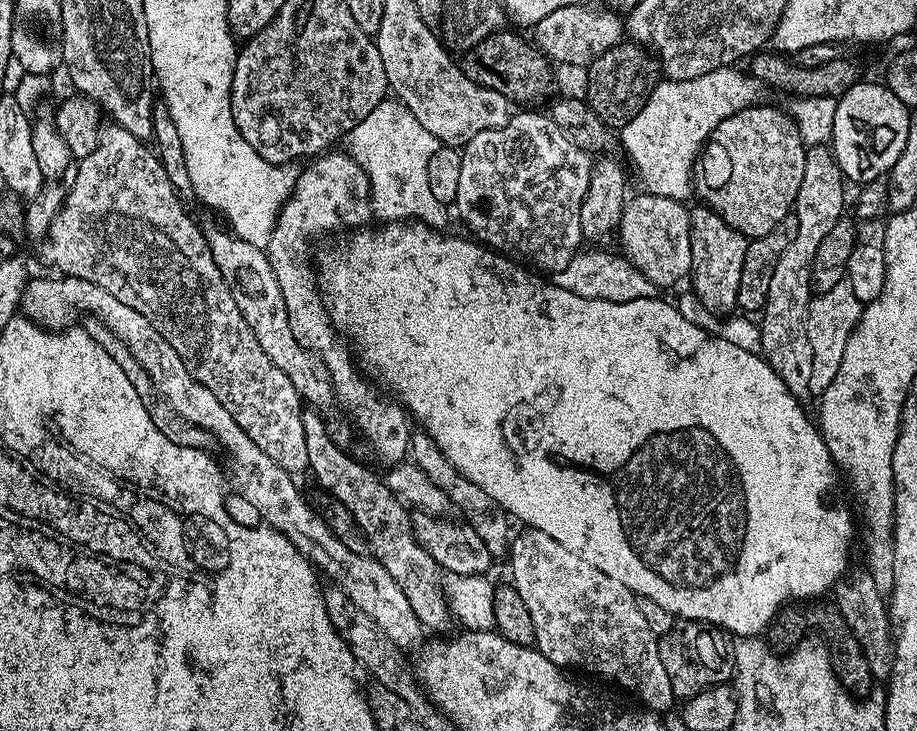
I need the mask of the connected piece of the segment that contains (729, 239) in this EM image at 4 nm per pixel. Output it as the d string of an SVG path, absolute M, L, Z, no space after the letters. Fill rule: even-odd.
M707 206L692 208L690 212L690 273L691 291L695 292L702 306L719 318L729 315L736 308L738 282L742 282L742 258L746 258L748 240L738 230L730 227L725 220Z

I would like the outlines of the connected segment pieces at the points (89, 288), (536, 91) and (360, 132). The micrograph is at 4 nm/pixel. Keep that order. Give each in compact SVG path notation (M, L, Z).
M56 278L60 280L34 280L29 279L22 293L22 312L27 319L33 320L41 328L47 328L50 332L68 332L75 329L76 316L95 318L103 325L111 325L111 320L116 320L120 312L125 311L122 302L114 298L102 286L85 280L73 280L71 278Z
M512 30L507 36L495 36L493 41L484 41L477 53L470 54L469 61L465 63L468 68L466 78L476 80L483 87L504 95L513 105L536 106L544 95L543 100L552 92L550 90L554 68L540 49L533 48L528 51L528 47L523 48L524 43L525 41Z
M406 111L402 122L391 127L380 127L378 120L364 120L360 128L348 130L347 155L368 175L371 195L380 209L404 213L423 213L434 204L430 184L424 184L424 159L436 152L438 141L418 122L410 111Z

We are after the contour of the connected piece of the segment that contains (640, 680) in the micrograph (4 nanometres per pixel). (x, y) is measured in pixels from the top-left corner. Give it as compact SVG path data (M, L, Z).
M525 527L511 537L510 561L512 560L511 583L515 584L518 594L522 594L522 602L526 602L526 610L530 610L530 619L534 622L536 635L535 647L550 662L565 670L581 668L584 672L593 672L612 684L621 684L629 688L637 696L643 707L657 713L664 711L674 703L670 678L666 674L666 666L662 666L658 636L650 630L650 624L639 610L637 594L631 592L618 578L610 578L610 574L602 574L598 566L594 566L584 556L571 552L544 534L537 528Z

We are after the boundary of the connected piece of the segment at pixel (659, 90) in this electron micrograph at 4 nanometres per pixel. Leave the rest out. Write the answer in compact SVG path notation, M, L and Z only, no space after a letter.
M738 67L715 68L712 72L696 76L692 80L661 79L661 84L659 81L648 93L648 101L644 103L642 110L638 110L635 118L623 125L623 149L632 148L631 152L627 154L632 162L640 160L640 163L636 166L638 174L641 174L644 178L644 184L648 192L656 188L656 191L652 194L653 196L665 196L671 200L681 202L687 201L687 196L691 197L694 192L694 184L690 179L690 173L709 133L726 118L738 114L743 108L751 108L757 103L756 87L758 87L758 81L755 75L743 76L736 68Z

